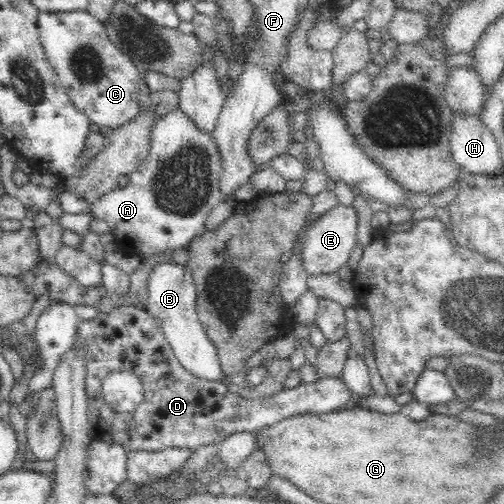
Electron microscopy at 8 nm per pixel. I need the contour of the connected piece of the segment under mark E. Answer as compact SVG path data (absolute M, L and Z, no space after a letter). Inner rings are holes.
M338 203L320 218L310 228L306 242L304 242L304 265L308 269L308 274L320 274L338 271L346 264L352 248L357 244L358 234L358 210L351 204L344 206Z

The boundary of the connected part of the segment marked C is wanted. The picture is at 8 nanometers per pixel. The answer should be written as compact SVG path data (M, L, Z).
M81 9L71 12L38 11L37 26L43 51L47 61L58 75L61 86L66 90L73 104L86 113L92 123L99 127L115 129L138 114L139 86L137 81L140 78L140 72L133 60L130 60L130 57L110 39L104 23L91 16L86 9Z

